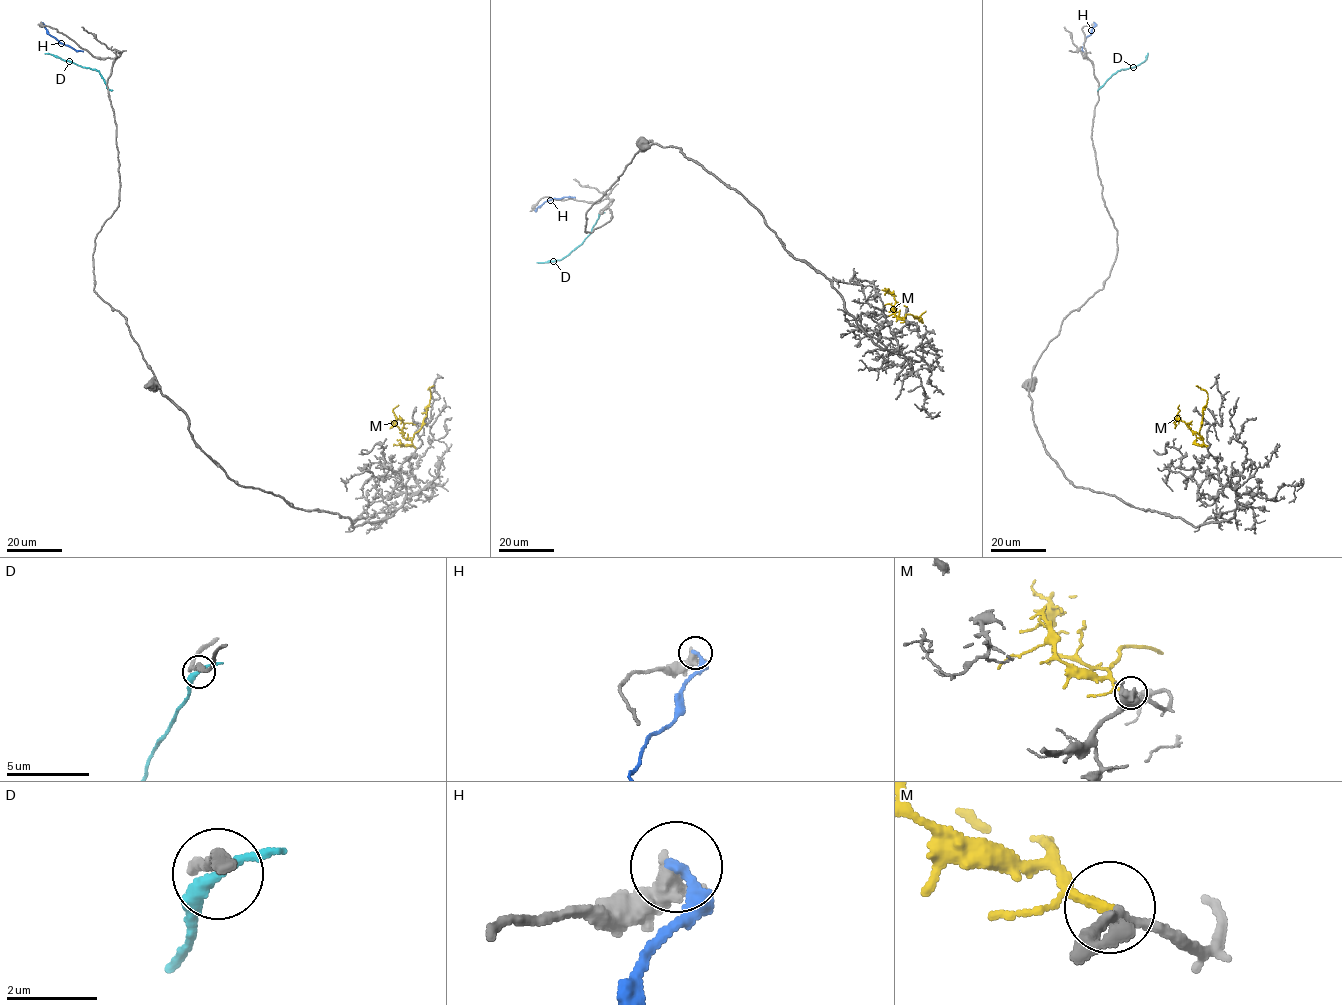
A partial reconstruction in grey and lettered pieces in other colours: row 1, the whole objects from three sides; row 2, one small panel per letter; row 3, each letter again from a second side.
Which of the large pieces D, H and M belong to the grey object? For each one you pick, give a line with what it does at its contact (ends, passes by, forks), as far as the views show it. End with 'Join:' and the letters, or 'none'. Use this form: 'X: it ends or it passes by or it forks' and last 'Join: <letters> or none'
M: it ends
Join: M

